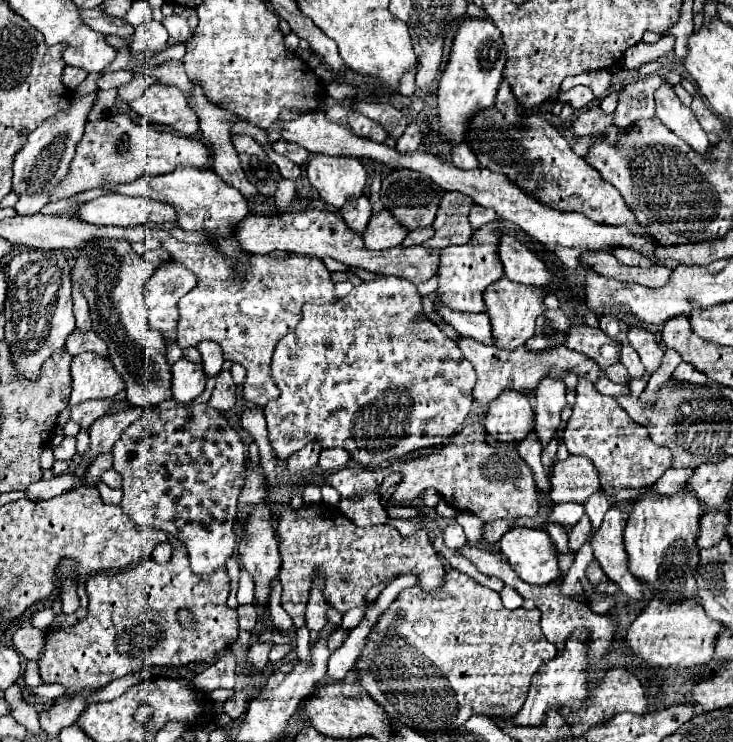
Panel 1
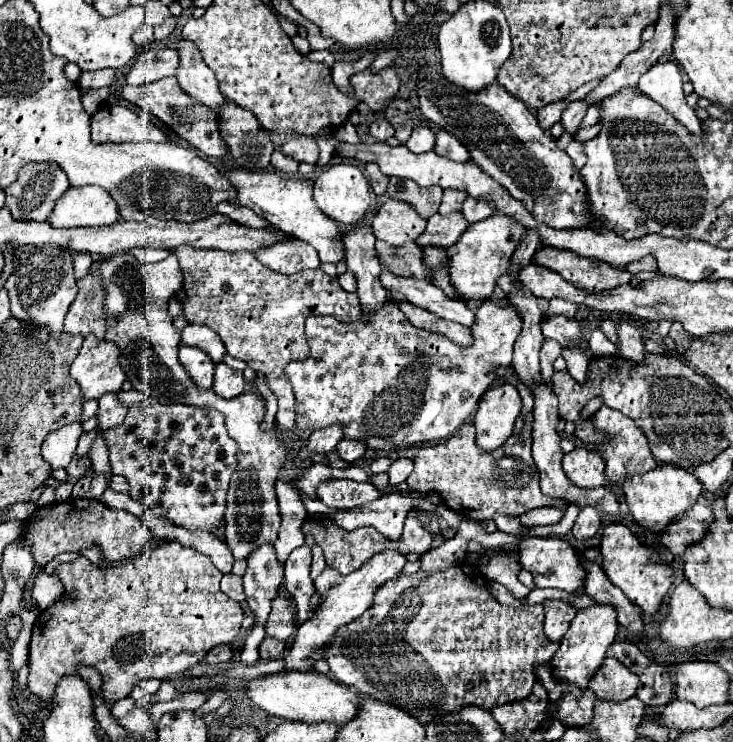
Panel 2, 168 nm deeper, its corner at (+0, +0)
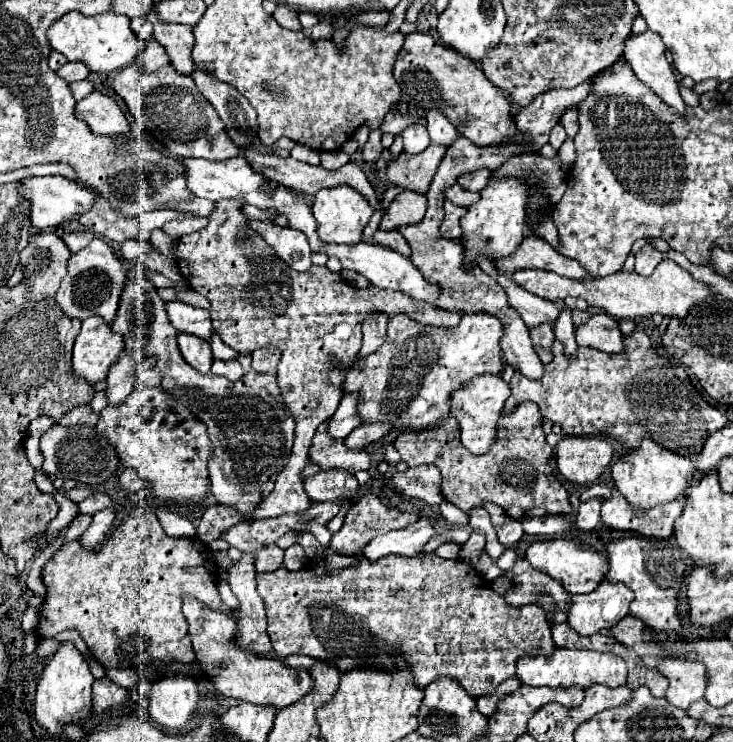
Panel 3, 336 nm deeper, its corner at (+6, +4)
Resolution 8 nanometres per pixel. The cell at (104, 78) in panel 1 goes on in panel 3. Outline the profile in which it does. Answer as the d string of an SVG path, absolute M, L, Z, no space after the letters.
M67 62L57 70L57 76L63 78L67 84L71 84L77 80L85 80L89 76L89 68L81 62Z

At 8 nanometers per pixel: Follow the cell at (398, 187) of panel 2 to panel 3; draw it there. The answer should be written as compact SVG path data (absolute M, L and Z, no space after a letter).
M433 142L421 154L411 156L403 152L397 158L397 162L391 162L387 166L387 178L395 186L425 194L445 152L447 152L447 146L437 146Z

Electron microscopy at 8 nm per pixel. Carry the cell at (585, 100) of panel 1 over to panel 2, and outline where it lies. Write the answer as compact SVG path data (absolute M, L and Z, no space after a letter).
M573 100L573 102L569 102L569 104L567 104L567 110L563 110L563 118L561 118L563 128L565 128L567 132L579 130L579 124L581 124L587 108L589 108L589 106L587 106L587 102L583 102L583 100Z

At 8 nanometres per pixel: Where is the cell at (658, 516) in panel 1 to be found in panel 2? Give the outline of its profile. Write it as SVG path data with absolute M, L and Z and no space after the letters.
M659 464L655 470L647 474L637 474L635 478L629 478L623 484L623 492L633 520L651 534L663 534L663 530L667 530L667 526L679 514L687 512L691 506L699 502L703 488L699 486L699 480L691 472L675 468L673 464Z

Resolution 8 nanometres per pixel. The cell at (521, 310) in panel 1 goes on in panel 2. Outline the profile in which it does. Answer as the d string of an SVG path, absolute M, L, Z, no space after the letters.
M387 300L379 310L373 310L369 314L369 320L365 318L365 314L361 314L359 320L355 322L337 322L335 318L331 316L307 316L307 322L305 322L305 338L309 342L309 350L311 350L311 356L305 358L303 362L289 362L285 366L285 376L289 378L291 386L293 386L293 394L295 394L295 426L301 428L301 430L321 430L325 426L333 426L333 424L341 424L343 426L343 438L359 438L361 442L367 444L367 448L371 450L379 450L379 452L393 452L393 450L399 450L399 448L409 448L409 446L415 446L415 444L421 444L421 442L433 442L433 440L443 440L443 438L449 438L457 432L457 428L463 426L463 422L469 420L469 416L475 412L477 408L477 402L479 398L483 396L483 392L495 382L495 376L493 376L493 368L495 366L507 366L511 364L511 358L513 358L513 344L519 336L523 328L523 318L519 316L517 308L507 300L507 306L499 306L499 302L491 302L491 300L485 300L479 310L477 310L477 322L473 324L473 336L475 336L475 342L473 346L469 348L463 348L459 344L451 342L445 336L441 334L433 334L429 330L421 330L421 328L415 328L411 326L411 322L407 320L407 316L401 312L399 304L397 302L391 302Z

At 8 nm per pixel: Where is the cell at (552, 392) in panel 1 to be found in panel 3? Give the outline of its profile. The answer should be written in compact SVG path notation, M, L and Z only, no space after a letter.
M545 324L545 326L535 326L535 328L531 328L531 340L533 340L533 344L539 344L539 346L543 346L543 348L551 348L551 342L555 340L553 326Z

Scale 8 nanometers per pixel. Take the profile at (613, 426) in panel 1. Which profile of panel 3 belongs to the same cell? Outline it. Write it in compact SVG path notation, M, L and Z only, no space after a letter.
M561 310L557 322L555 322L555 338L565 344L565 354L573 354L577 350L575 344L575 326L571 322L571 310Z

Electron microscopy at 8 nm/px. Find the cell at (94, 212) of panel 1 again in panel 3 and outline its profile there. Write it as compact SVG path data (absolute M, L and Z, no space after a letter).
M27 176L23 180L19 180L21 188L19 194L25 196L25 200L29 200L31 204L31 226L35 228L57 228L61 224L65 224L67 220L75 218L77 214L83 214L85 210L91 208L93 200L95 200L95 192L87 190L85 186L67 180L63 176Z

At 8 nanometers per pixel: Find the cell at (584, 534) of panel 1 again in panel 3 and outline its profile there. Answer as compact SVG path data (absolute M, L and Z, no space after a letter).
M589 498L587 502L581 502L579 506L579 512L577 512L577 520L575 524L581 528L581 530L593 530L599 522L601 522L601 500L603 498Z

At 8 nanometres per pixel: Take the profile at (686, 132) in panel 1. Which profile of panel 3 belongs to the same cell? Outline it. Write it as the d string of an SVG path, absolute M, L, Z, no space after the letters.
M653 30L631 34L625 42L625 60L631 64L635 76L647 84L665 104L685 114L685 102L679 94L677 78L665 58L665 44Z

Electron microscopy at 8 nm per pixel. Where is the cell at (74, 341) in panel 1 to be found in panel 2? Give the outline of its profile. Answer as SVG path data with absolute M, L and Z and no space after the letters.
M91 272L77 282L79 294L75 302L69 306L65 316L65 332L75 336L95 334L97 338L105 336L105 320L103 320L103 284L99 278L91 278Z

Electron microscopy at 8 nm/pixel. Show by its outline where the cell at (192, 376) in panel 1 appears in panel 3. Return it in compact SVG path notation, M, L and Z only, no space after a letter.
M177 334L177 342L179 342L179 350L183 354L183 358L199 372L209 372L211 370L211 362L213 362L213 354L211 354L211 346L207 340L197 338L193 334Z

